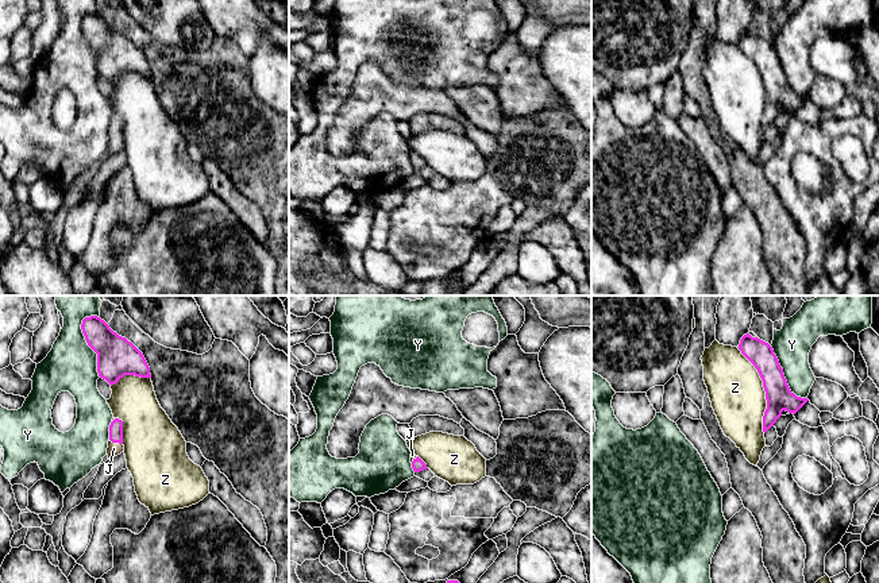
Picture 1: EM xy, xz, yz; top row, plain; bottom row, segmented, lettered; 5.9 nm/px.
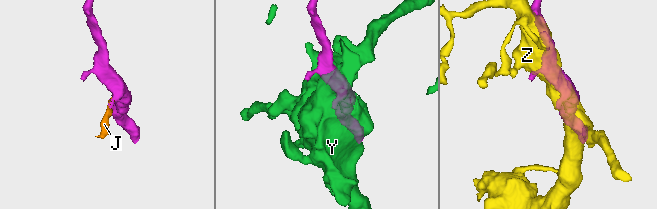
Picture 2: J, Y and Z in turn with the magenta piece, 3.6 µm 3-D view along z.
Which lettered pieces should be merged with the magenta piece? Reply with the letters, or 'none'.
J

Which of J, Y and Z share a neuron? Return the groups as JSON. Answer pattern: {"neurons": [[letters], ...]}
{"neurons": [["J"], ["Y"], ["Z"]]}

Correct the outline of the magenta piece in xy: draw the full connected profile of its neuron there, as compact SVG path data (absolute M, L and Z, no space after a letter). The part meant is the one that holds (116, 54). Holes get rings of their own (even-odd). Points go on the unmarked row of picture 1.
M97 13L85 15L81 22L88 43L97 51L97 70L111 84L124 73L151 76L143 51L126 35L113 30Z

